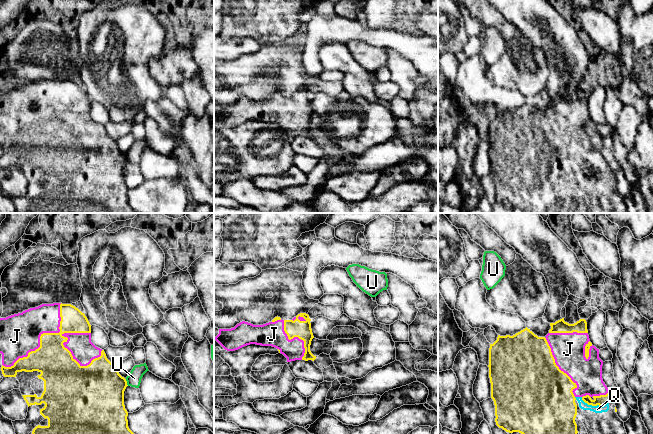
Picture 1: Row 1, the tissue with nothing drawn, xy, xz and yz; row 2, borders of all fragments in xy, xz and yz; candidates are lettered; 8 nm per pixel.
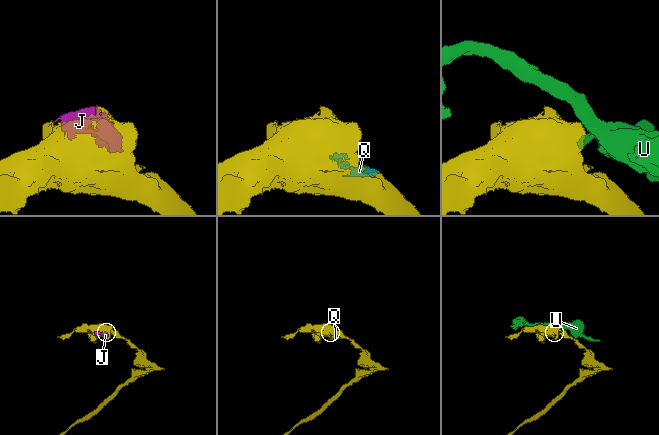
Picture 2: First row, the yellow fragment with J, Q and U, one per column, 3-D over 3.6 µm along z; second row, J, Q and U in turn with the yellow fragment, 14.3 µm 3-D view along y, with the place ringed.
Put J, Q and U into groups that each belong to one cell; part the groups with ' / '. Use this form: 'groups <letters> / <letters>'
groups J Q / U

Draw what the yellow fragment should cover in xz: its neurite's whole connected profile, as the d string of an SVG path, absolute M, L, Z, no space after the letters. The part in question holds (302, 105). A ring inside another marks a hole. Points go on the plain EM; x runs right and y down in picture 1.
M300 89L292 96L282 96L277 92L263 101L242 97L234 104L219 105L219 110L214 115L227 127L256 120L277 124L287 134L287 138L314 137L316 132L310 127L314 114L310 97L306 89Z

